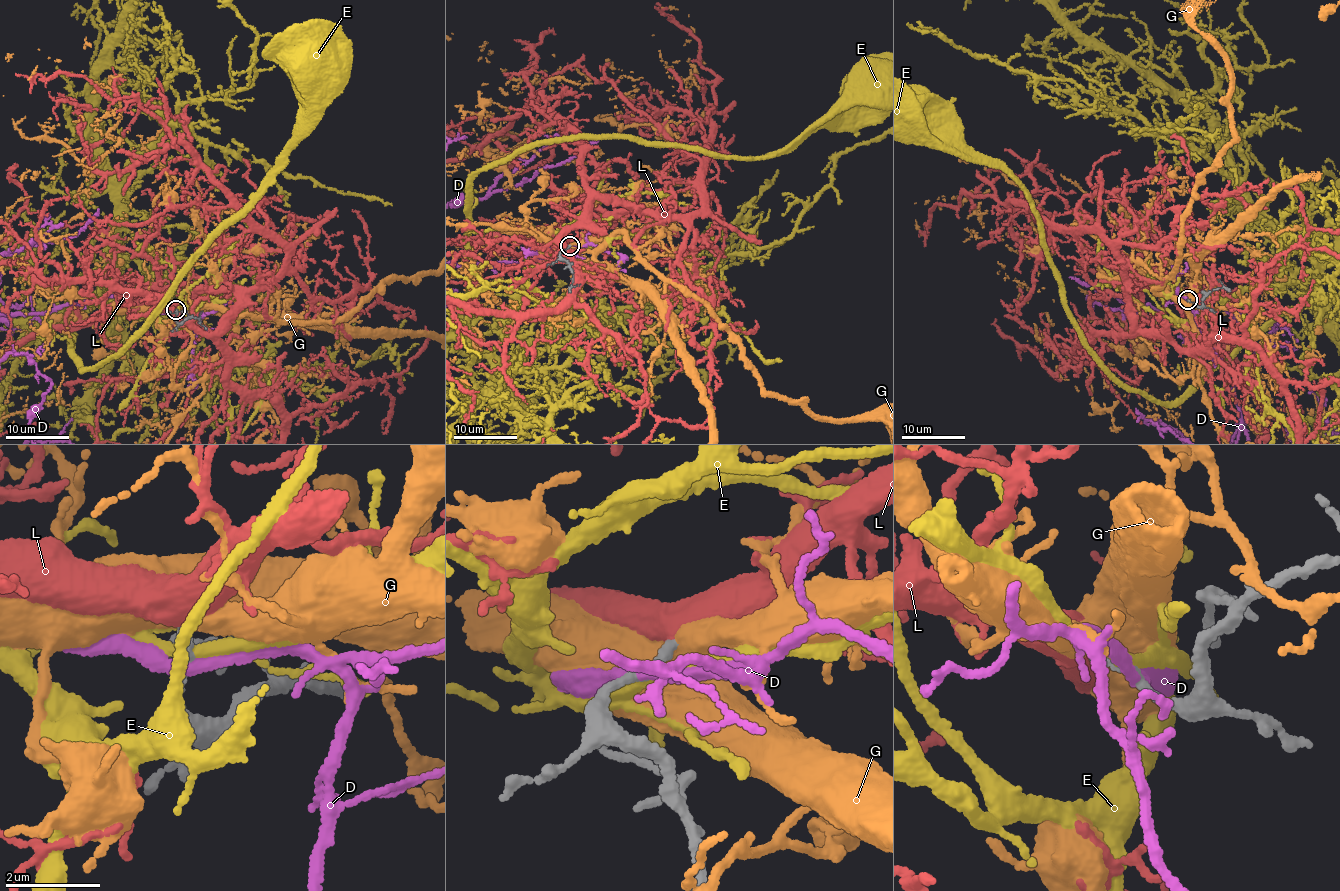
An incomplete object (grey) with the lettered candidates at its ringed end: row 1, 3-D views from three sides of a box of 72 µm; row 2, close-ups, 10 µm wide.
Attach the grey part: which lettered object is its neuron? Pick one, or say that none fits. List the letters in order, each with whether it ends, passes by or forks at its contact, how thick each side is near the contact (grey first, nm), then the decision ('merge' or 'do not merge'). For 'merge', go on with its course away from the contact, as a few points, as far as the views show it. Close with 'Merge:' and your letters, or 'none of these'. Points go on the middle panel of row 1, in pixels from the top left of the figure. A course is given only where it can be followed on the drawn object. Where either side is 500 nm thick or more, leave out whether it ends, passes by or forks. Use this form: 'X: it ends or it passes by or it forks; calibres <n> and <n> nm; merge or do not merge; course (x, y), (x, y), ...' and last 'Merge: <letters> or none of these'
D: it passes by; calibres 240 and 280 nm; do not merge
E: it passes by; calibres 220 and 240 nm; do not merge
G: calibres 160 and 500 nm; do not merge
L: it passes by; calibres 160 and 440 nm; merge
Merge: L

